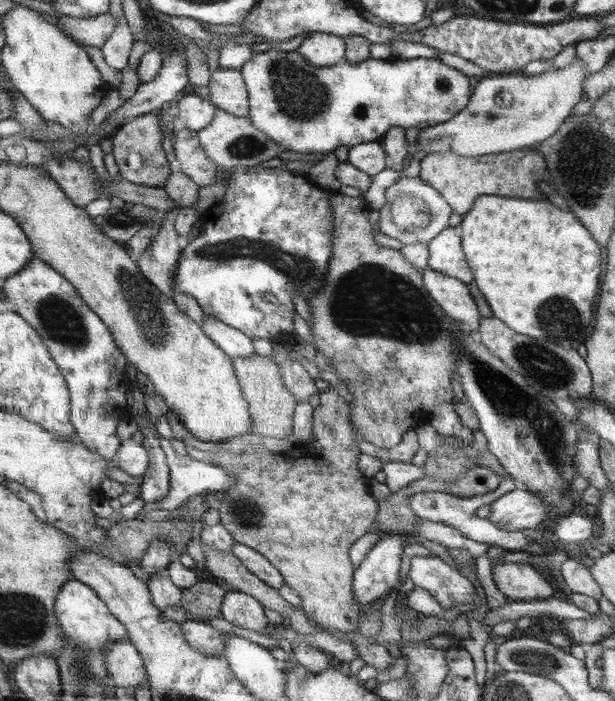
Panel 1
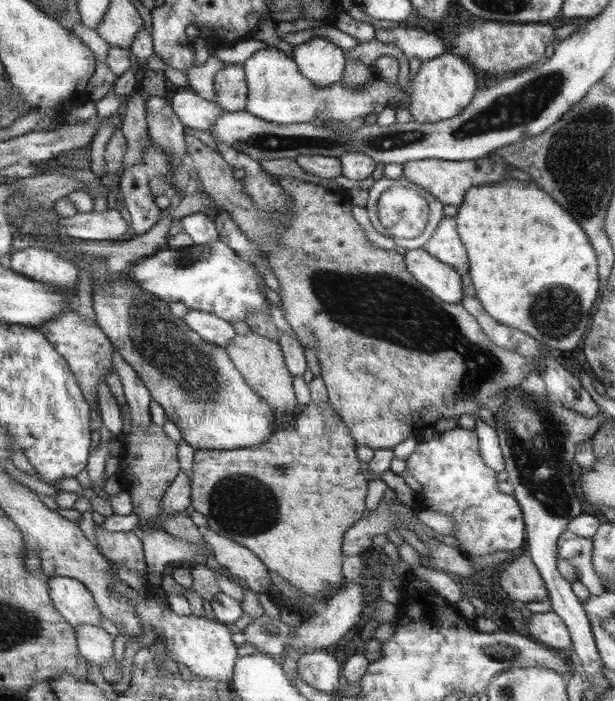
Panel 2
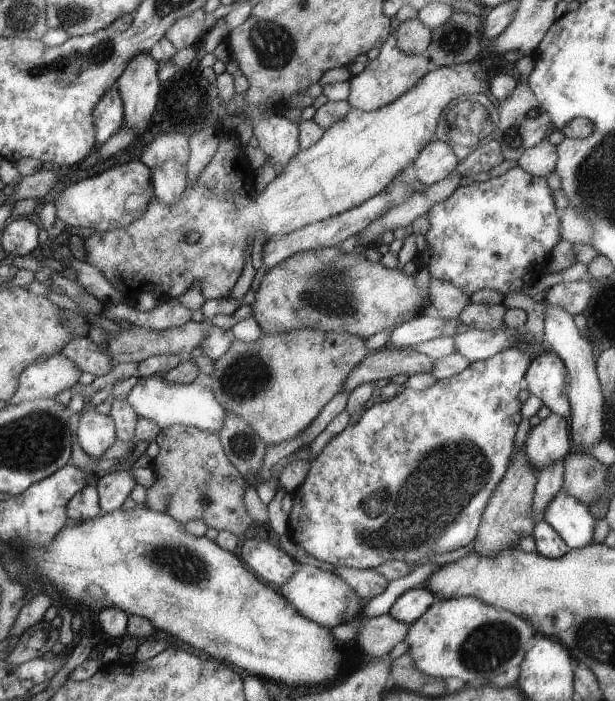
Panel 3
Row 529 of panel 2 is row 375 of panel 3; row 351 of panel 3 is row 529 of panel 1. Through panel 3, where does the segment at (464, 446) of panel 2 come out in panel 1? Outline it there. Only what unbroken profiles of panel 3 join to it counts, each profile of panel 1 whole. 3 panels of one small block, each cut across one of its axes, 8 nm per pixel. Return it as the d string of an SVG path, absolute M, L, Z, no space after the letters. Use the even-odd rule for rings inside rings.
M518 487L490 503L488 519L506 531L521 531L536 528L546 520L548 505L532 491Z

